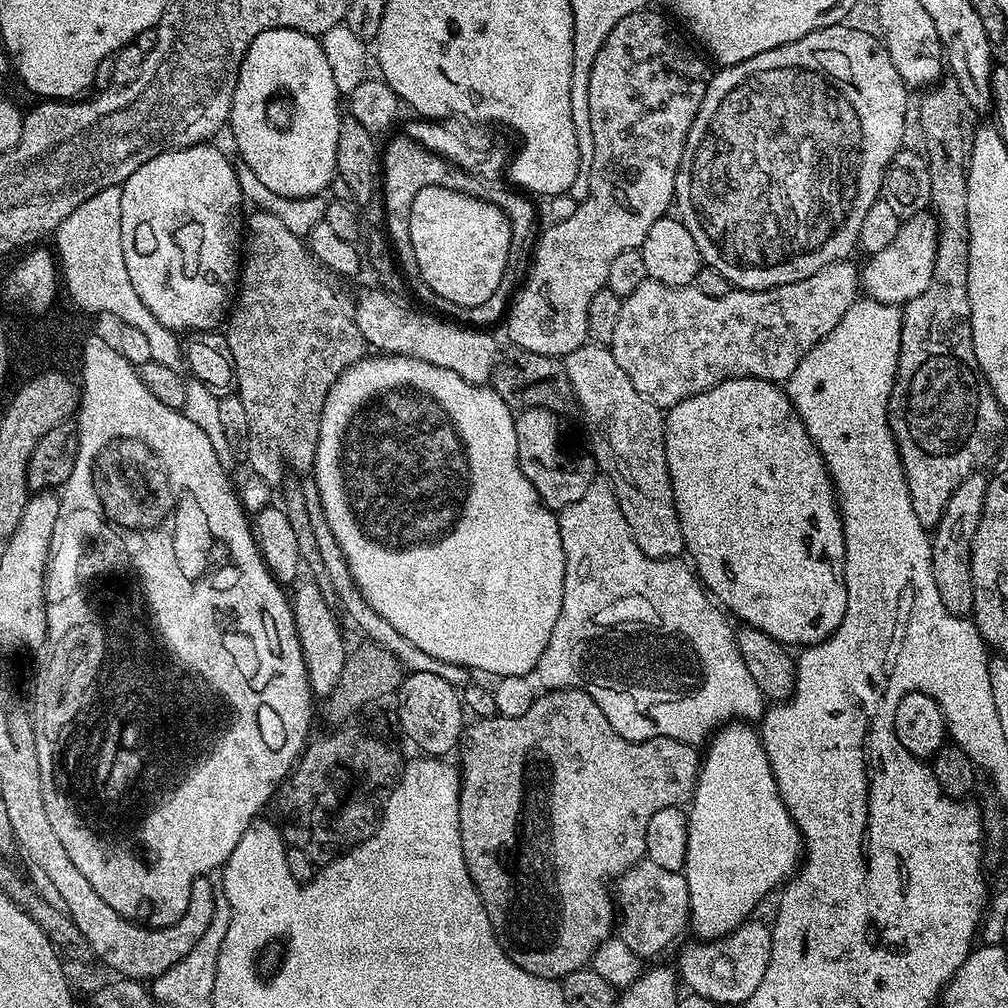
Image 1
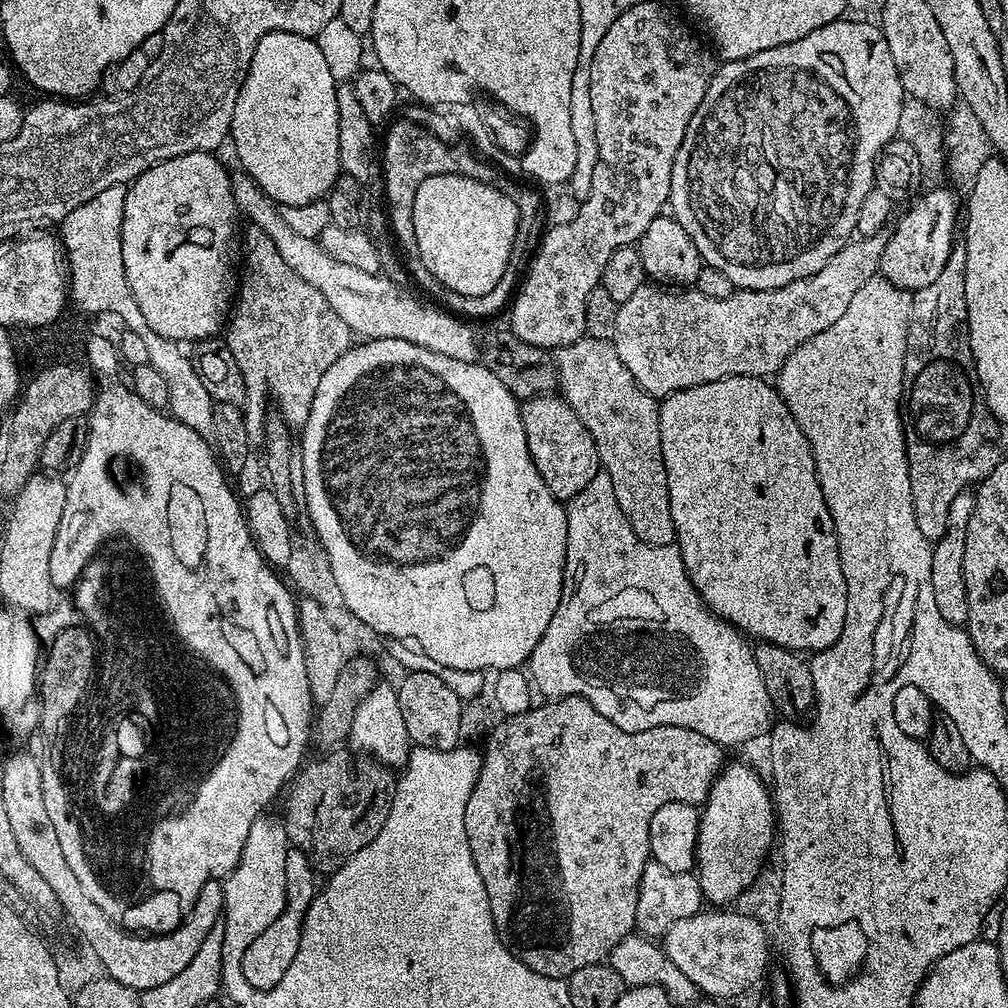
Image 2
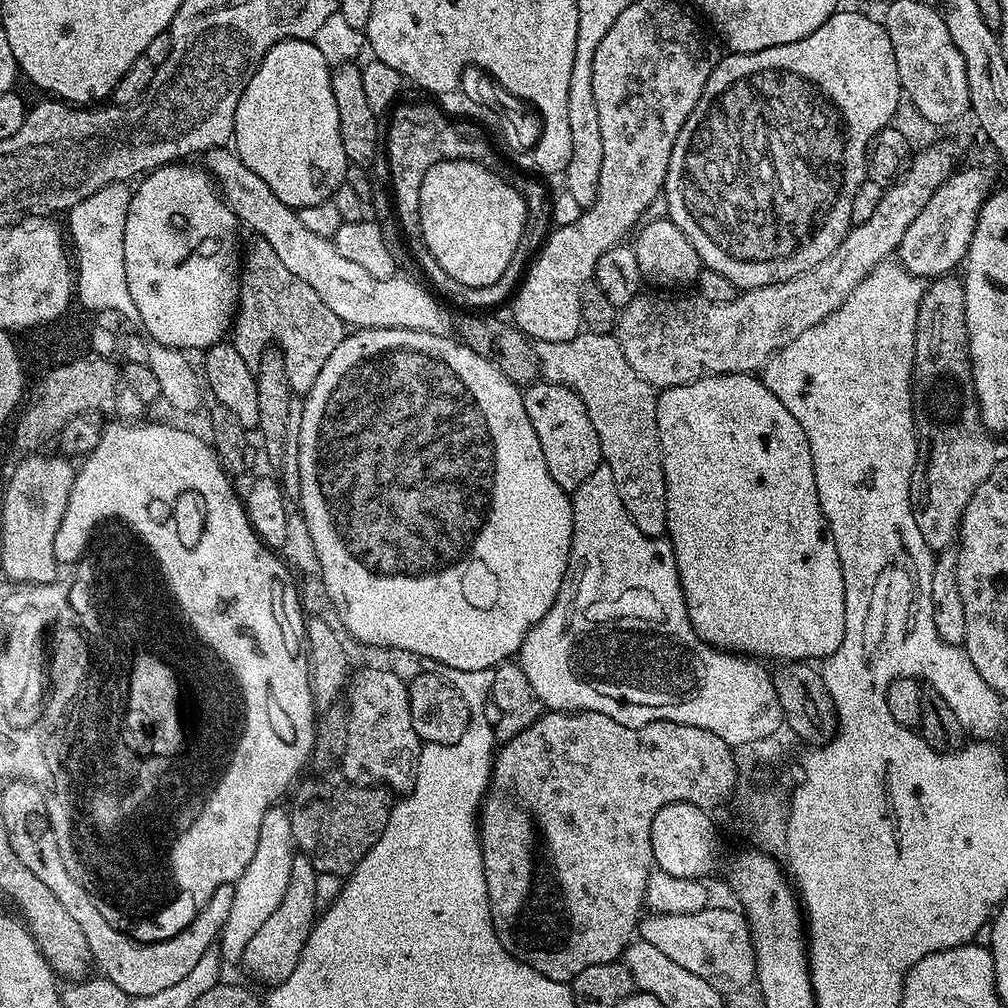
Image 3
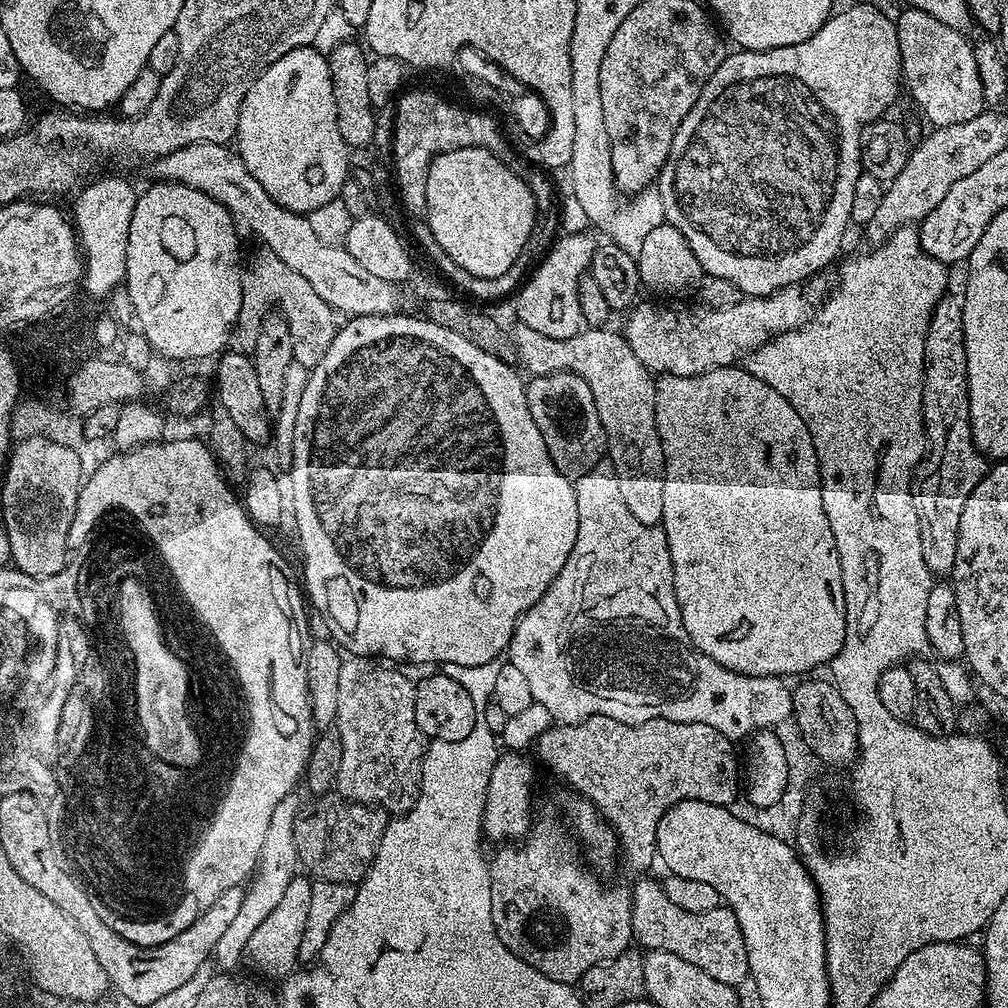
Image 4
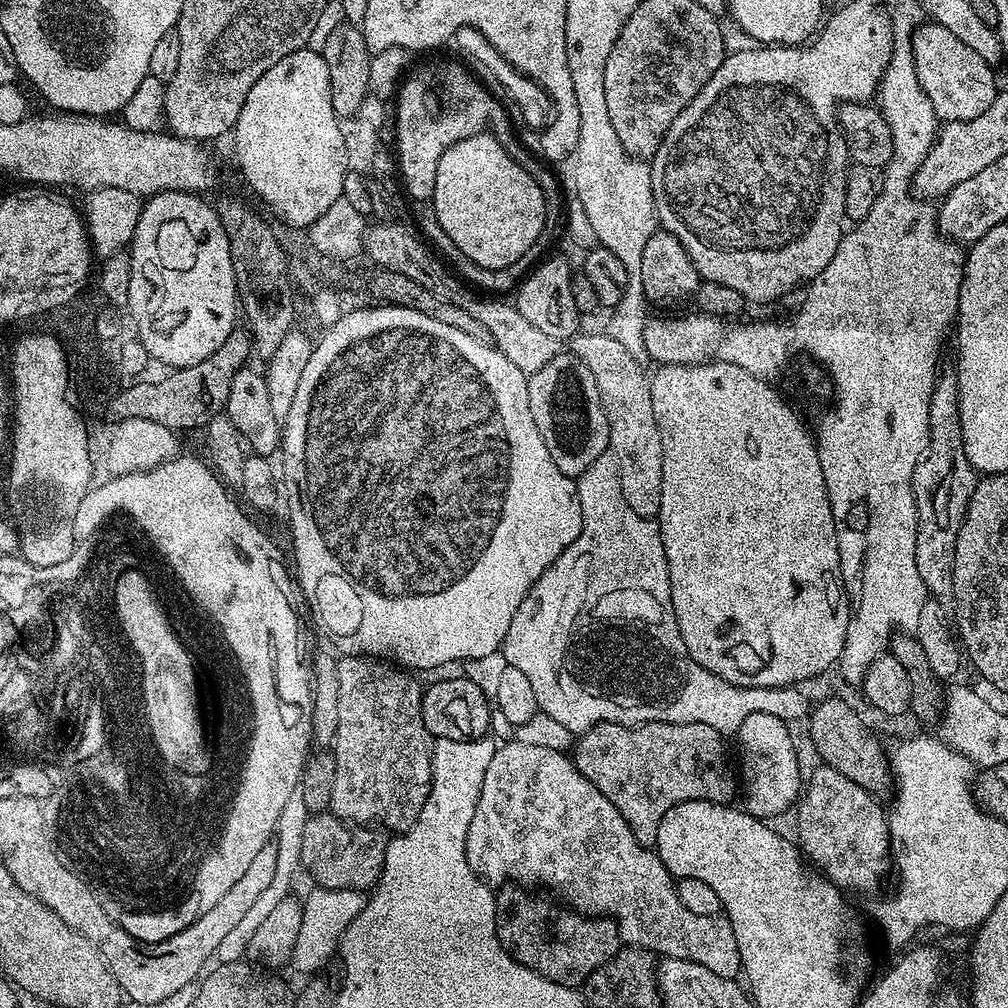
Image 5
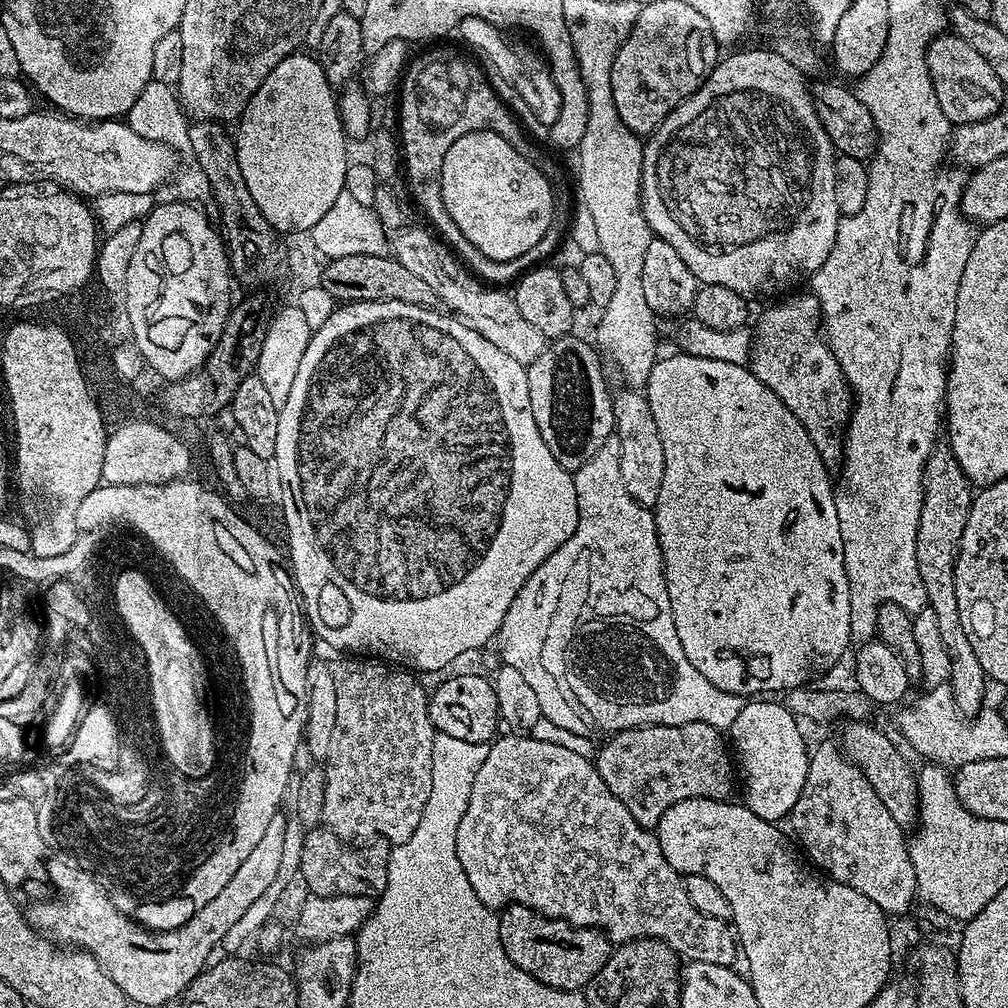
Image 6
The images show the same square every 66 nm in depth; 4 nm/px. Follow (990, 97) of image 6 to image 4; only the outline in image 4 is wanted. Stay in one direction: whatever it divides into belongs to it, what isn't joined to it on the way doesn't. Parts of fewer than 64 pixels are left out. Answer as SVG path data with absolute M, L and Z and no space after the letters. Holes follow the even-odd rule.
M905 7L904 13L901 16L895 17L896 33L898 34L898 46L900 47L900 70L902 73L902 84L912 95L914 103L920 107L920 112L929 120L929 125L932 128L945 128L946 126L954 126L958 122L970 122L970 118L974 118L978 113L985 111L986 105L984 102L984 91L982 90L982 78L978 78L978 64L976 62L976 51L973 41L968 41L969 38L965 33L954 30L950 26L946 26L946 22L938 22L938 18L930 18L930 14L926 14L917 8Z

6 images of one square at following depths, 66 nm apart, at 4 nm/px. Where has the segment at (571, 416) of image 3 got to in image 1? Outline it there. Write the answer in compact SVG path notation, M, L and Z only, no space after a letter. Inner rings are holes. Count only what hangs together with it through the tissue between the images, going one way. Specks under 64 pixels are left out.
M526 408L516 416L520 469L538 490L541 502L553 510L579 505L582 494L594 487L592 479L598 476L591 455L567 456L560 449L560 420L549 408Z

